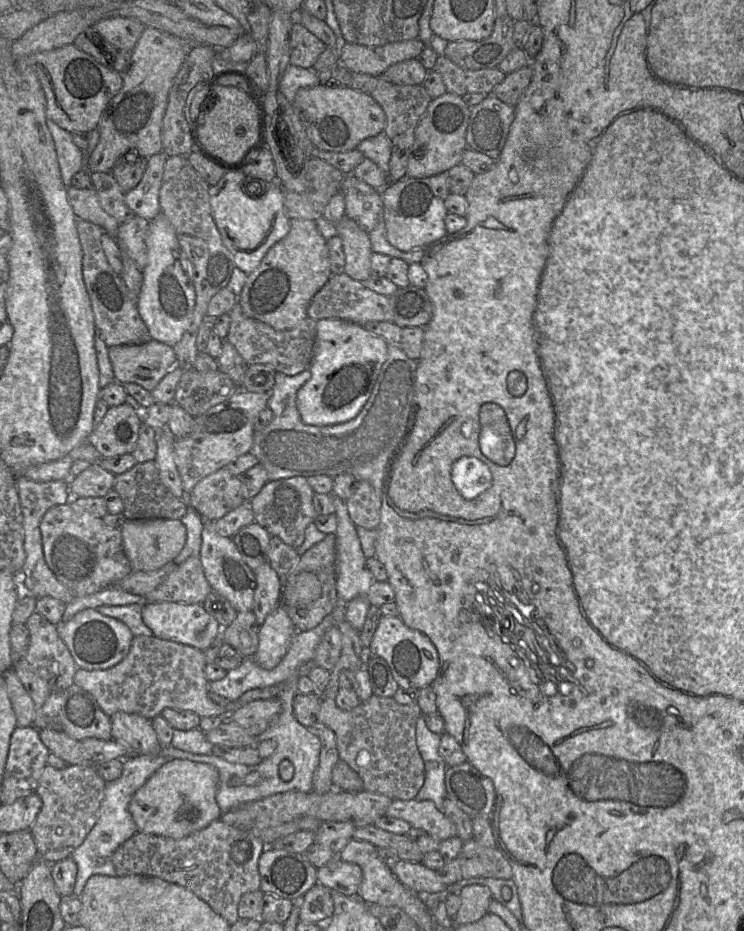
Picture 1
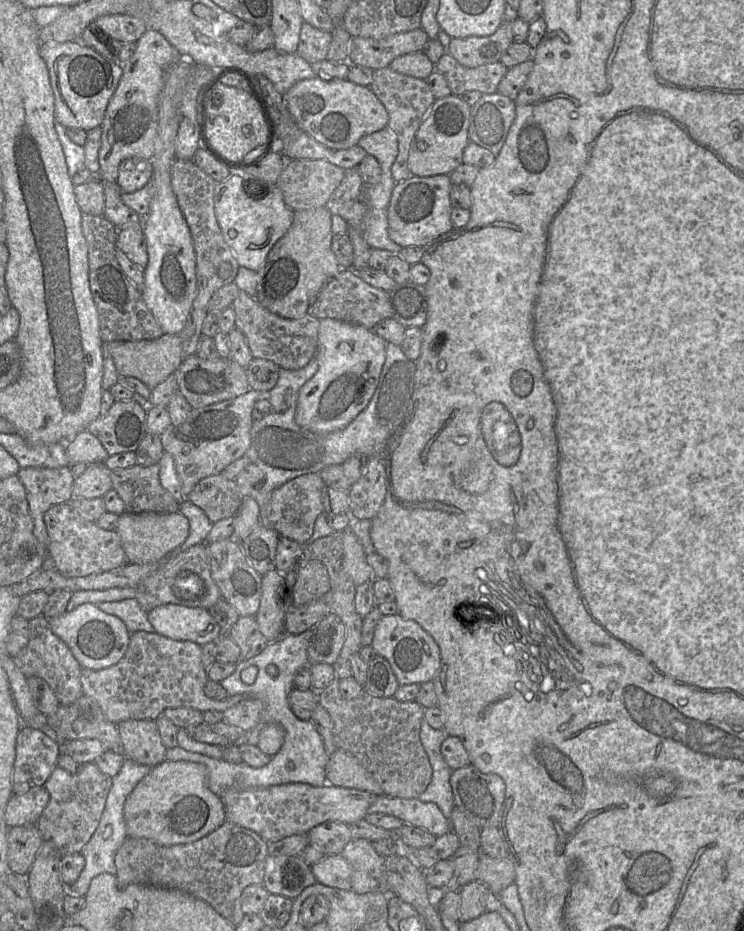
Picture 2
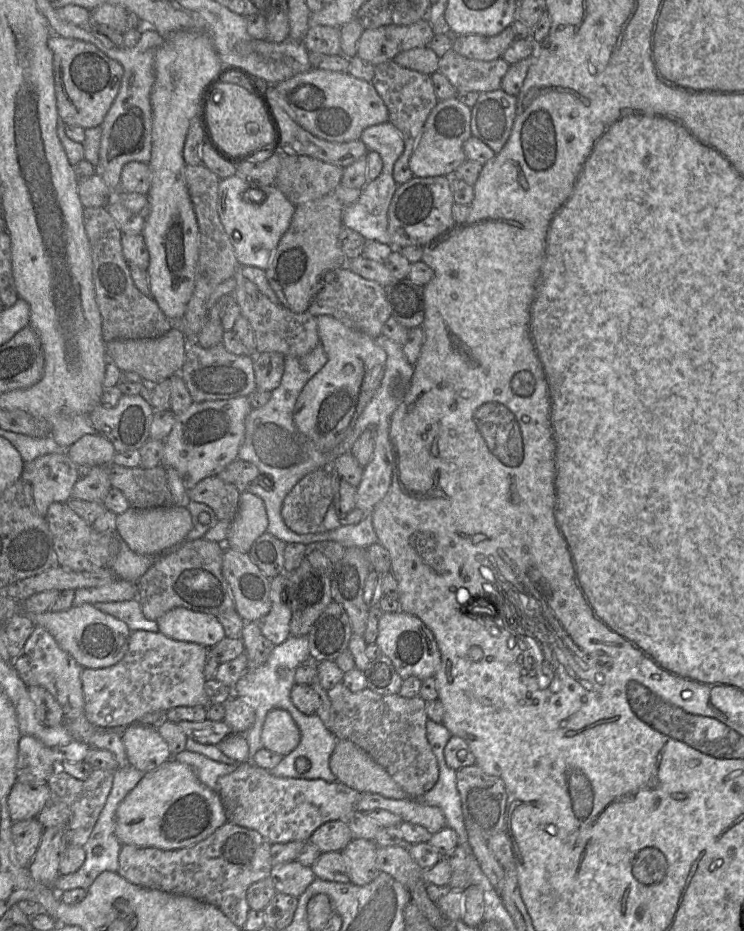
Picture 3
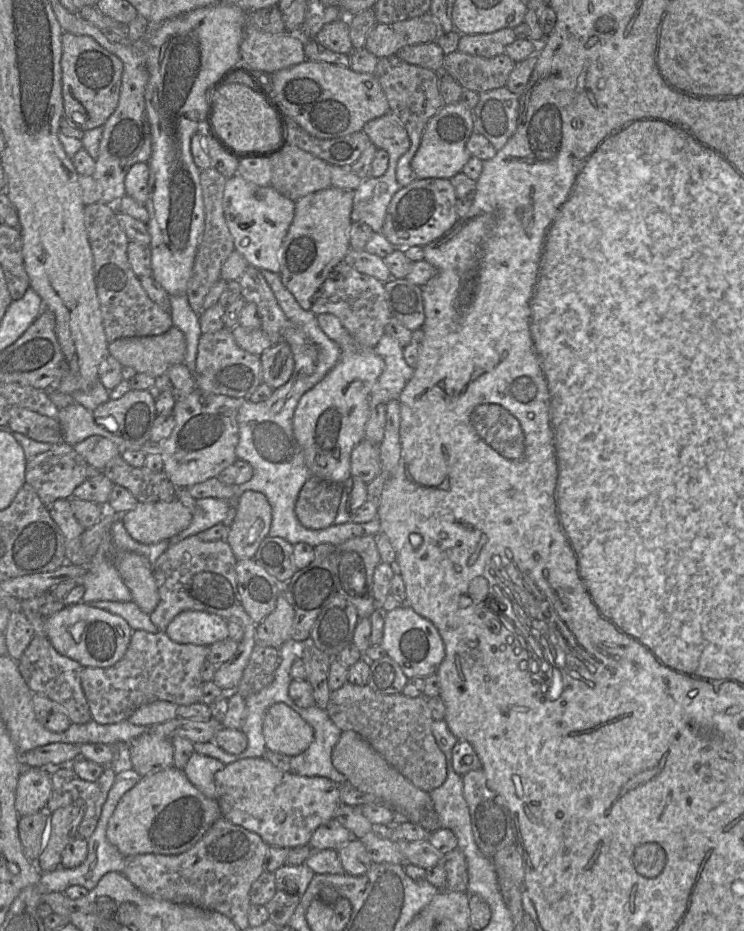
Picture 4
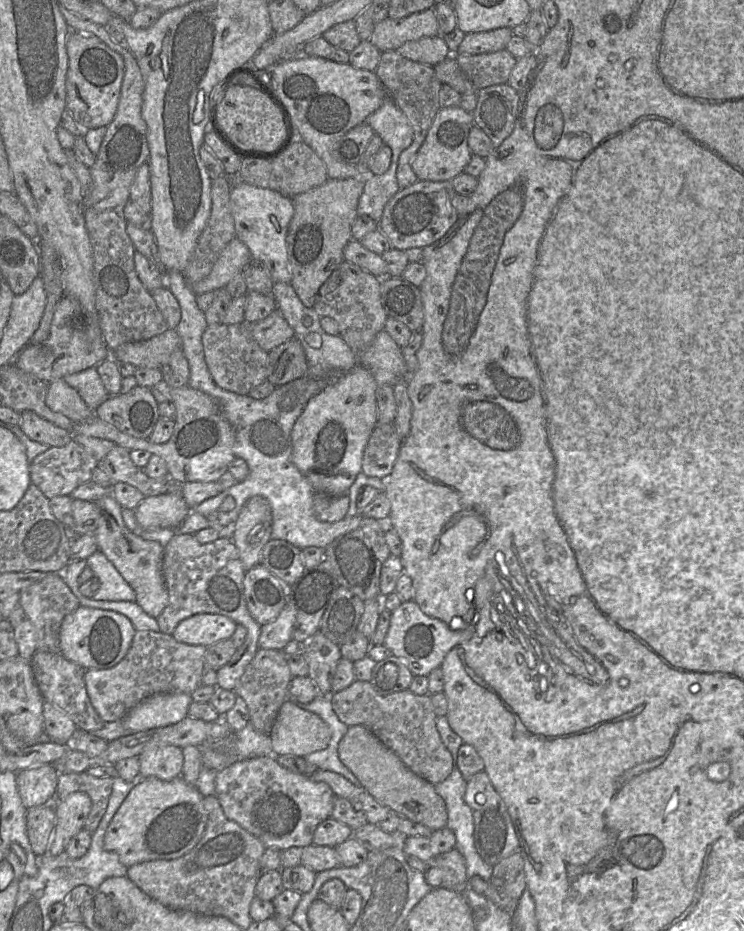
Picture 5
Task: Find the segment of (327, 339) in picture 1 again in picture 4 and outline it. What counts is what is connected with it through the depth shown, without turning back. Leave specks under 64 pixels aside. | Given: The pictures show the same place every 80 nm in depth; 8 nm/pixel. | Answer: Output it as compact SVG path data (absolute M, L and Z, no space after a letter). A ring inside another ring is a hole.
M333 314L317 315L317 321L323 332L339 346L341 355L335 367L301 397L294 413L293 432L304 452L305 463L311 476L341 484L351 477L351 453L365 437L365 426L371 413L369 395L385 369L385 362L374 348L359 346Z

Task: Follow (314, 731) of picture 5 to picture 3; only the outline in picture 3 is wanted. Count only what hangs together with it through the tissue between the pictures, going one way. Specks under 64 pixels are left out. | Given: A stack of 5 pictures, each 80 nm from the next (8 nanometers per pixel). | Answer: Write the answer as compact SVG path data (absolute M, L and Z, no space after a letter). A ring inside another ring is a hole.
M273 709L268 712L261 732L263 748L283 756L300 743L300 731L289 712Z

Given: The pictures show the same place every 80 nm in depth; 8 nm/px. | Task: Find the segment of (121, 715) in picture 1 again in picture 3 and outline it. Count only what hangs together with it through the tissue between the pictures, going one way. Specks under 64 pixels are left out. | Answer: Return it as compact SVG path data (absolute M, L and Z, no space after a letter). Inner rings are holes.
M134 723L124 728L121 737L129 765L144 773L172 758L168 744L157 726Z

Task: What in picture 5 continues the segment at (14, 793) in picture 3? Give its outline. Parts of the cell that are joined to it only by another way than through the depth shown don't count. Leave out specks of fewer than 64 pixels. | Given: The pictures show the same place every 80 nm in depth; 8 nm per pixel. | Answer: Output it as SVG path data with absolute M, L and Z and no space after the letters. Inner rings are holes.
M51 764L37 765L17 772L19 795L27 810L53 802L59 774Z

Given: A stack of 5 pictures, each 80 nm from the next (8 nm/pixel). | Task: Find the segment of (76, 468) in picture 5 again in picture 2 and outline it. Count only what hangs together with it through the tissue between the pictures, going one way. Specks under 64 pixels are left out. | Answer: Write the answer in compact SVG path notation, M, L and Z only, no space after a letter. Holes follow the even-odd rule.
M70 467L20 469L17 476L22 482L29 511L33 519L33 534L38 543L48 548L48 535L44 523L46 511L54 505L68 503L72 499L75 480Z

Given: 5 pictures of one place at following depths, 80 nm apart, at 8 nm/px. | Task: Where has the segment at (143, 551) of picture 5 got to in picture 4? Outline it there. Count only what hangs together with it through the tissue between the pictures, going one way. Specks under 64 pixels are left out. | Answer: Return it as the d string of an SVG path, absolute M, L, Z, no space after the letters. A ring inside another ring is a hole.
M113 551L111 560L132 594L132 601L150 615L159 603L153 565L147 557L129 551Z

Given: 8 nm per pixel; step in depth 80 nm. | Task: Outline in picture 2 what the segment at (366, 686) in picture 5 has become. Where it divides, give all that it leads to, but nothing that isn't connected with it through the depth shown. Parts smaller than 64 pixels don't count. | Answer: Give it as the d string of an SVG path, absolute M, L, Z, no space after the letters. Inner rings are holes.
M339 679L318 692L318 704L327 710L332 721L337 749L355 756L382 789L382 795L418 798L432 779L432 767L420 741L420 726L425 708L416 701L402 702L394 697L379 698L366 692L350 700L342 698Z

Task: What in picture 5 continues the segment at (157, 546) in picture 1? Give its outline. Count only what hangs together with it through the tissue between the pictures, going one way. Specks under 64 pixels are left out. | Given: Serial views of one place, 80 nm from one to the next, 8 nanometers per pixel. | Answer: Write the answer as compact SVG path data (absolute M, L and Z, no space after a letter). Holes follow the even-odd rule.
M177 488L169 492L145 497L134 509L136 520L142 529L177 528L191 509Z

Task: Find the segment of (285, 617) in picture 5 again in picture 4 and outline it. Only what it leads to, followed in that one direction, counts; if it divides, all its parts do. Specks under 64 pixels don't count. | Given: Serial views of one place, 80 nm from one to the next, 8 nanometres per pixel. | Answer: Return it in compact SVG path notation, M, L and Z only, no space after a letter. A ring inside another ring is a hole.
M281 592L274 611L257 624L256 643L280 648L291 639L293 619L294 609Z

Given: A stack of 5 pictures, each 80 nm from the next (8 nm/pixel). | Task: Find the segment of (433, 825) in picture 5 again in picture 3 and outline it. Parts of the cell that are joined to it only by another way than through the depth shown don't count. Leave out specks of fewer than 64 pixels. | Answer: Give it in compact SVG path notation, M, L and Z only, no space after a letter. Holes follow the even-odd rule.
M349 740L337 741L329 767L337 782L359 793L380 794L396 800L410 798L384 768Z

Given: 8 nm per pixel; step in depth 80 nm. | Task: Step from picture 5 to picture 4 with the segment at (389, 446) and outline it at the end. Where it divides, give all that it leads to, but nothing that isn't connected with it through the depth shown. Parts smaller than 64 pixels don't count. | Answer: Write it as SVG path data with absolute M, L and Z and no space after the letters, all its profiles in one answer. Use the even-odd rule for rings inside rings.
M363 439L351 453L351 476L368 484L379 474L380 469L379 445Z

